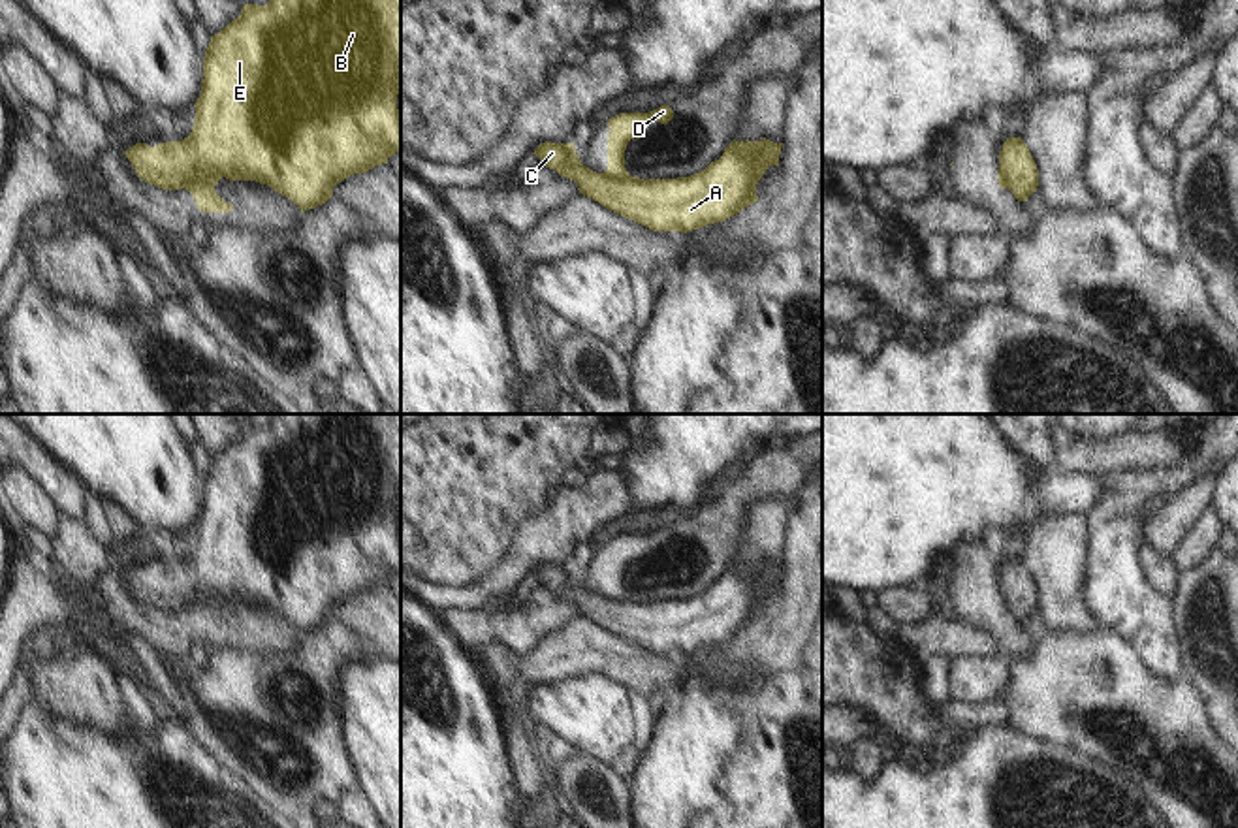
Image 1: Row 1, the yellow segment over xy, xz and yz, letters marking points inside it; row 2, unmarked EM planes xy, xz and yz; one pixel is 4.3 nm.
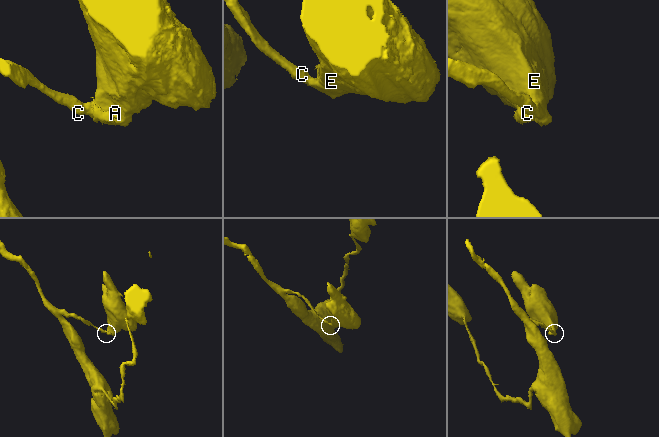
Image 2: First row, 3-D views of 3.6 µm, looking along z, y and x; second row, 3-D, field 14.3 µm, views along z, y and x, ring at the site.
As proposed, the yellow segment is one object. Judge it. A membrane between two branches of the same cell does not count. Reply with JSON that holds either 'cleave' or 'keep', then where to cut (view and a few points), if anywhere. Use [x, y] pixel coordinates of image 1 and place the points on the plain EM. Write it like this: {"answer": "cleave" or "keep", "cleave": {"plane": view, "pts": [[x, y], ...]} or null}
{"answer": "cleave", "cleave": {"plane": "xy", "pts": [[213, 606], [192, 599], [181, 608]]}}

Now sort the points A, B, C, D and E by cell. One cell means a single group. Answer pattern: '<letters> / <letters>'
A B C E / D

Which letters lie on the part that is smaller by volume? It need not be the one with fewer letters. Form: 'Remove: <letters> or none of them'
Remove: D

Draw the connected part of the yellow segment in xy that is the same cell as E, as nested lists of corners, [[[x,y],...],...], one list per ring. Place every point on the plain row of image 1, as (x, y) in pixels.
[[[273,414],[265,427],[245,425],[241,437],[211,457],[203,478],[201,516],[196,529],[194,549],[183,563],[166,563],[151,568],[135,565],[124,572],[137,598],[162,612],[179,612],[188,602],[201,598],[216,608],[222,598],[230,602],[256,602],[292,621],[301,634],[325,625],[333,617],[333,608],[354,595],[365,595],[374,587],[388,585],[388,580],[401,574],[401,533],[397,516],[401,514],[401,414]]]

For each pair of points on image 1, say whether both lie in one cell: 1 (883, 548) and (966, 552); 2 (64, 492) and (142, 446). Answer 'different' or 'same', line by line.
1: different
2: different

